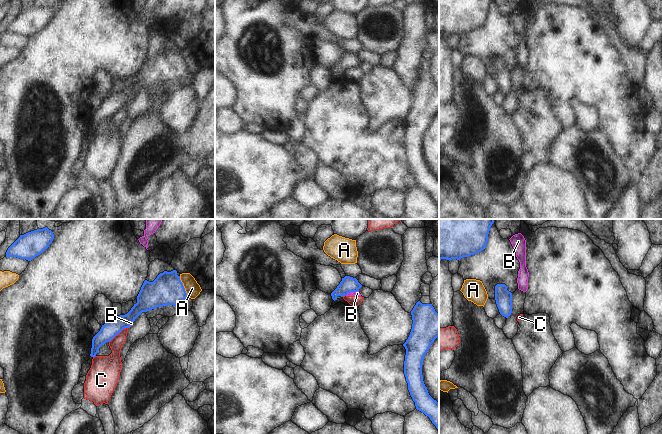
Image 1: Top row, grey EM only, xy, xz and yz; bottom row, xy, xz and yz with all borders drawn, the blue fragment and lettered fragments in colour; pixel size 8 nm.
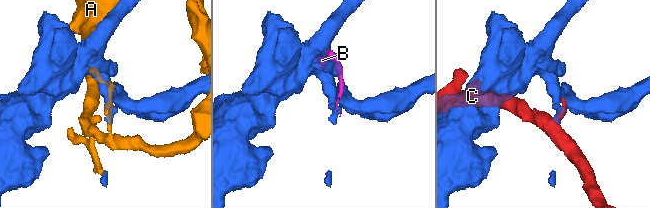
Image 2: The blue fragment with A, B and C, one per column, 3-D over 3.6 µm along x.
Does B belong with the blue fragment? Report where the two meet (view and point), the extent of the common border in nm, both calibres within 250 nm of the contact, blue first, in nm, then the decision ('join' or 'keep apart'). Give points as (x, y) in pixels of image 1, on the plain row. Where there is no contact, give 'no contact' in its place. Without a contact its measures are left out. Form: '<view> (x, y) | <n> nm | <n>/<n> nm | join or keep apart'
xz (352, 67) | 110 nm | 130/40 nm | keep apart

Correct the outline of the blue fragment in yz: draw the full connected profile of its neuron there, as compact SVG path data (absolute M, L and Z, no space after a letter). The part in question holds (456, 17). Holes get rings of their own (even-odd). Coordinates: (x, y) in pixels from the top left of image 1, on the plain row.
M439 0L439 37L460 36L485 25L492 0Z

